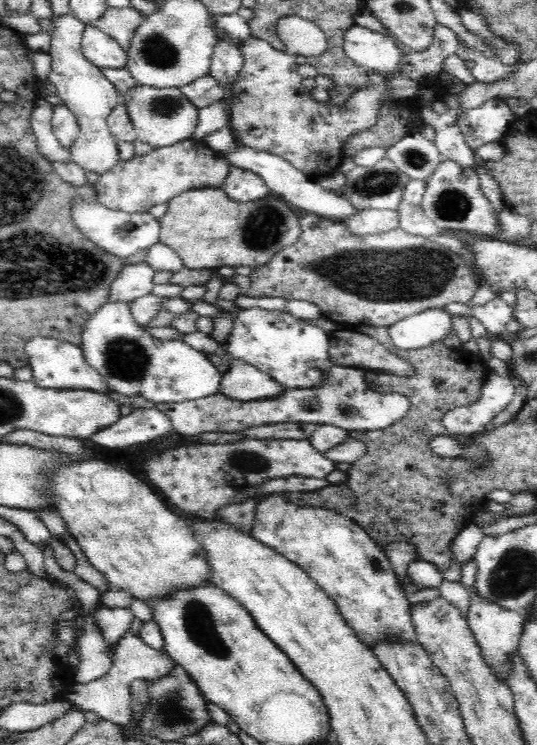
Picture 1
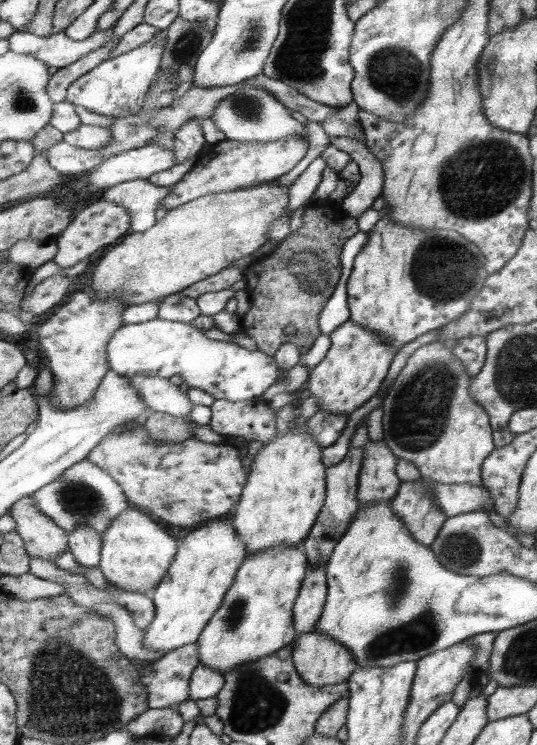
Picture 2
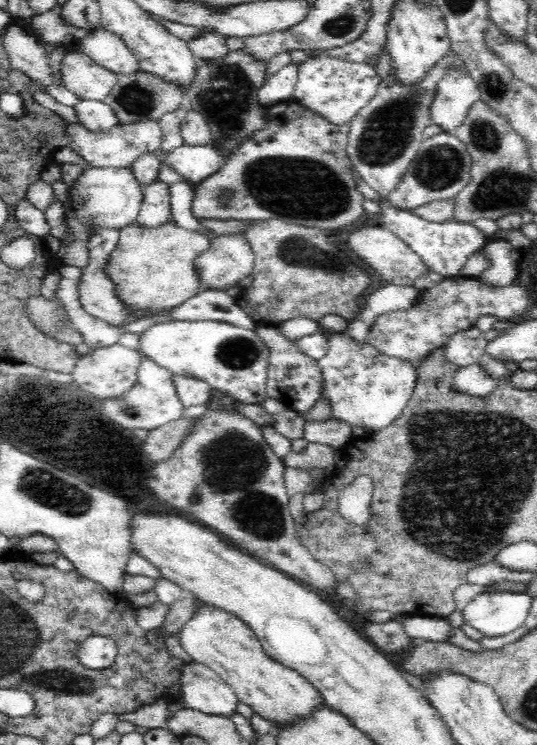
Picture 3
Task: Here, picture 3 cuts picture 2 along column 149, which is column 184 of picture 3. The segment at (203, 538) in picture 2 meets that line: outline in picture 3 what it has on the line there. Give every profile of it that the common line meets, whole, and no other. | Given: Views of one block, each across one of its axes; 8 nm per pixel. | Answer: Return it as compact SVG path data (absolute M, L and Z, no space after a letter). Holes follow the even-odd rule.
M202 603L200 612L179 630L178 635L181 645L194 662L209 666L224 682L228 683L228 686L233 688L240 702L248 704L254 713L258 713L260 717L274 723L276 728L289 727L294 723L305 721L326 706L321 692L311 682L308 682L299 672L270 658L255 632L240 618L227 614L224 610L217 610L213 606Z

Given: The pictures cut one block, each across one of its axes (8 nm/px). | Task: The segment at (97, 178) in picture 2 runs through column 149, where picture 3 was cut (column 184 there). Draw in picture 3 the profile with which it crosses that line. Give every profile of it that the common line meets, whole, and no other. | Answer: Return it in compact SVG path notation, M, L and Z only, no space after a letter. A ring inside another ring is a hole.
M210 145L206 146L180 146L168 152L158 153L161 165L168 165L178 175L186 177L191 182L202 182L211 174L218 172L226 158L224 153L218 152Z

